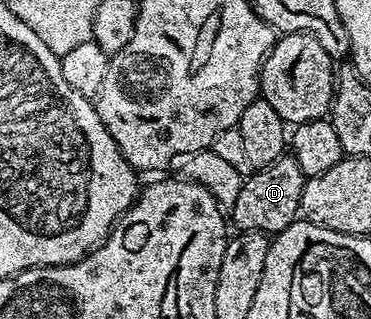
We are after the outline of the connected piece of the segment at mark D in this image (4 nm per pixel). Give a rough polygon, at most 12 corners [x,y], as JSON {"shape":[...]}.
{"shape":[[285,152],[242,179],[236,231],[274,236],[300,217],[305,175]]}

